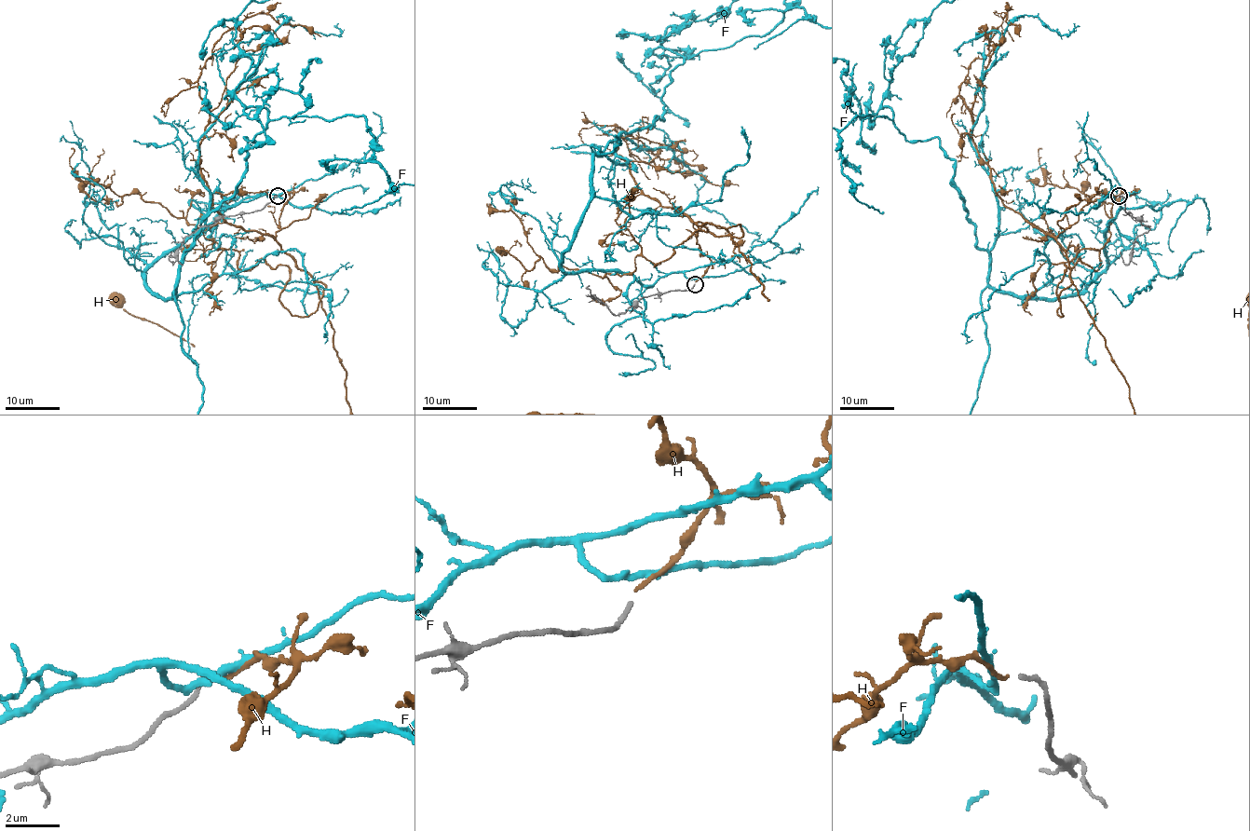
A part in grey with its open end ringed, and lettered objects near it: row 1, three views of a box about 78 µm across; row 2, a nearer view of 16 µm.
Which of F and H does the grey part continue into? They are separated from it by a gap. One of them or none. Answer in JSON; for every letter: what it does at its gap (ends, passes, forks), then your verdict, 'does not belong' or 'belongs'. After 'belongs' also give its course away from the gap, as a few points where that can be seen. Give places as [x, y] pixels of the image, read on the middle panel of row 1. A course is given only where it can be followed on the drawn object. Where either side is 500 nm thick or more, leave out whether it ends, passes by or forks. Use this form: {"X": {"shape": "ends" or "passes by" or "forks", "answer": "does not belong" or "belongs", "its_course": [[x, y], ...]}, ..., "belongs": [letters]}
{"F": {"shape": "passes by", "answer": "does not belong"}, "H": {"shape": "ends", "answer": "belongs"}, "belongs": ["H"]}

